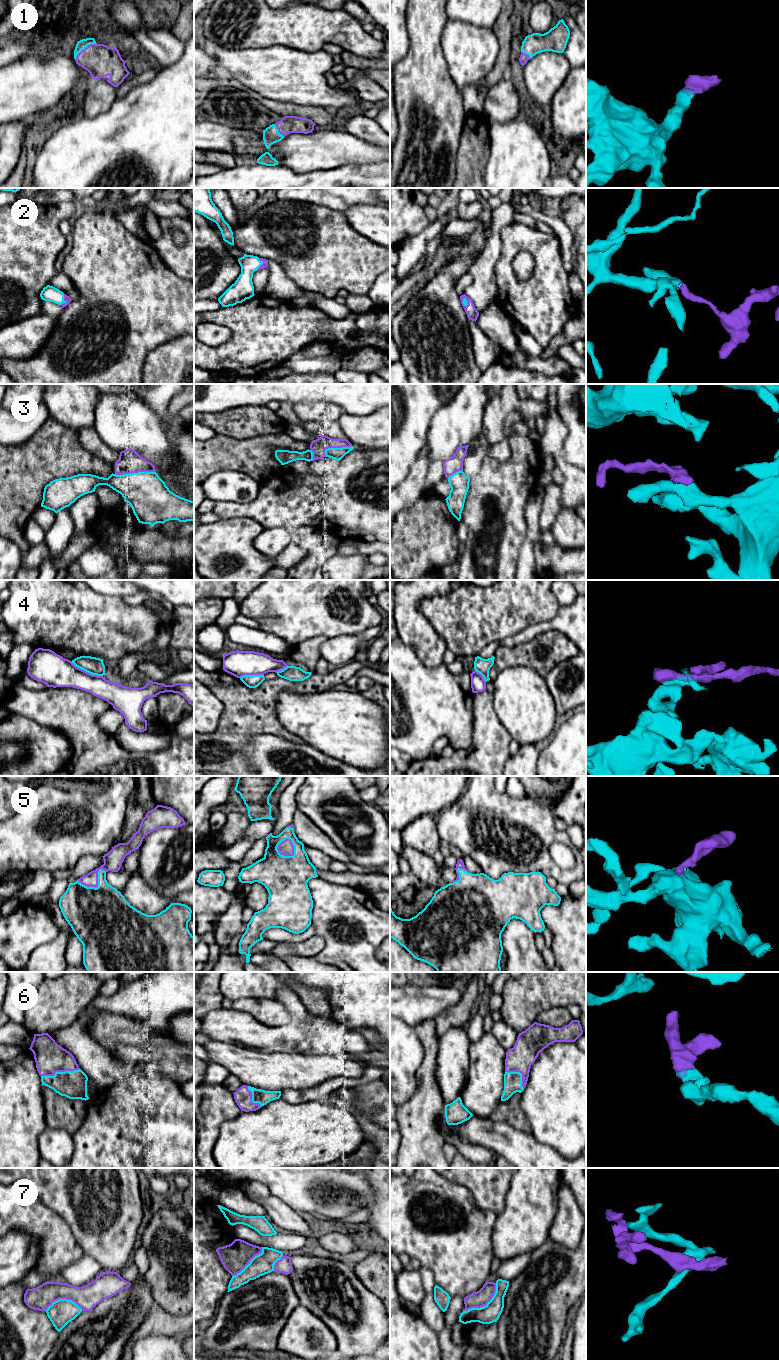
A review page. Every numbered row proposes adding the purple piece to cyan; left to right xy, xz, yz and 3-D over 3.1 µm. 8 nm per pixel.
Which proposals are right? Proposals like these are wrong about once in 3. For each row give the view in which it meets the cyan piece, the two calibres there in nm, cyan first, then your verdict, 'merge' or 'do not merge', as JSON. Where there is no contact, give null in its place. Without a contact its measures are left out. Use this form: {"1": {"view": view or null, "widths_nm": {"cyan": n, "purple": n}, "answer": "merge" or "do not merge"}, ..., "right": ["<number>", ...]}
{"1": {"view": "xy", "widths_nm": {"cyan": 80, "purple": 260}, "answer": "merge"}, "2": {"view": "xy", "widths_nm": {"cyan": 130, "purple": 50}, "answer": "merge"}, "3": {"view": "xy", "widths_nm": {"cyan": 340, "purple": 180}, "answer": "do not merge"}, "4": {"view": "xy", "widths_nm": {"cyan": 140, "purple": 260}, "answer": "do not merge"}, "5": {"view": "xz", "widths_nm": {"cyan": 320, "purple": 120}, "answer": "merge"}, "6": {"view": "xy", "widths_nm": {"cyan": 220, "purple": 240}, "answer": "merge"}, "7": {"view": "yz", "widths_nm": {"cyan": 150, "purple": 130}, "answer": "do not merge"}, "right": ["1", "2", "5", "6"]}

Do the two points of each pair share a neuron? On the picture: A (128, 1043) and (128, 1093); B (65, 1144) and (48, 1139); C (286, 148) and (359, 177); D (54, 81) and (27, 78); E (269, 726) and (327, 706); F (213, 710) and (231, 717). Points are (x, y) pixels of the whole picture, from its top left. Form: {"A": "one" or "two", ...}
{"A": "two", "B": "one", "C": "two", "D": "one", "E": "two", "F": "two"}

